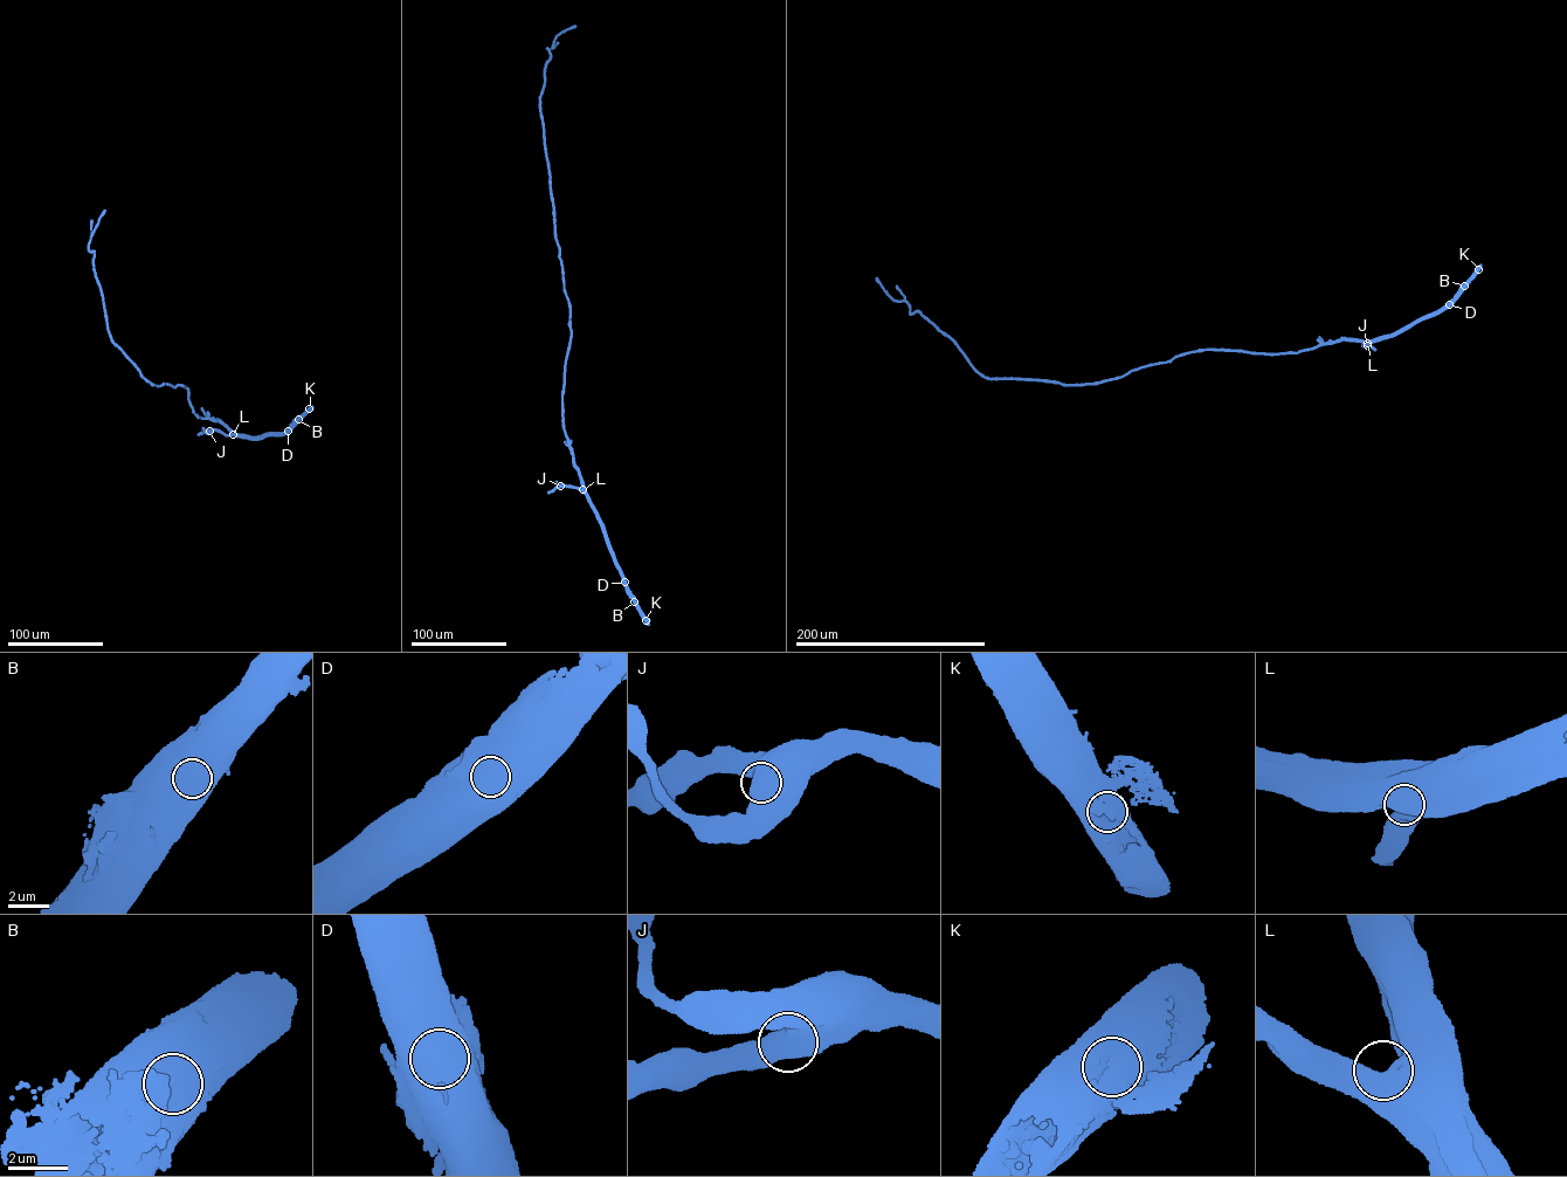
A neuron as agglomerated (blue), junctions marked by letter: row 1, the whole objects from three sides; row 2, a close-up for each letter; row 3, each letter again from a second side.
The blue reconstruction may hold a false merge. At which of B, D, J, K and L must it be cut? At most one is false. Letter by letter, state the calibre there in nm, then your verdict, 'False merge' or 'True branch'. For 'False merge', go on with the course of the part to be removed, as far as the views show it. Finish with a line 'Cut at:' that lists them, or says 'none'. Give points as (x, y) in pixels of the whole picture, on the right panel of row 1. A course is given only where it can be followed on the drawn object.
B: Thickness 1200 nm. True branch
D: Thickness 900 nm. True branch
J: Thickness 1000 nm. True branch
K: Thickness 1200 nm. True branch
L: Thickness 700 nm. True branch
Cut at: none

